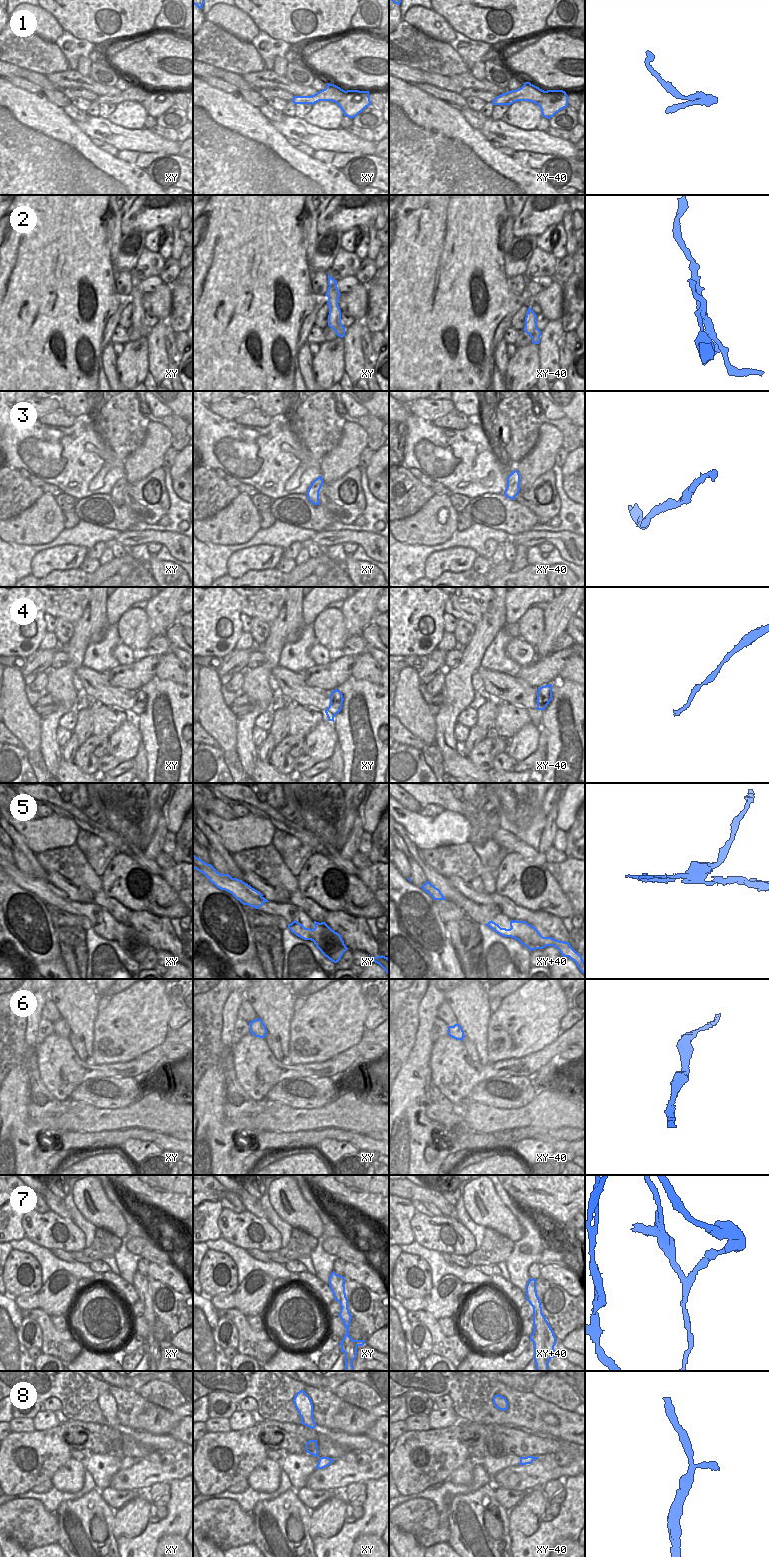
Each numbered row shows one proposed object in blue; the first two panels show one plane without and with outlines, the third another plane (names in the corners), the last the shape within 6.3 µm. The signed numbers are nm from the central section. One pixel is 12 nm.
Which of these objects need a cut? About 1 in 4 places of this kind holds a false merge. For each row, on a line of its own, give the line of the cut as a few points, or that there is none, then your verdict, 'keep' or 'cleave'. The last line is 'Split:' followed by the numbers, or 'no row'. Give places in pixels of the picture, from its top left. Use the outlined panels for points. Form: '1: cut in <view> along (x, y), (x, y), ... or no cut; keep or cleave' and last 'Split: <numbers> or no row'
1: cut in xy along (346, 91), (346, 94), (336, 103); cleave
2: no cut; keep
3: no cut; keep
4: no cut; keep
5: cut in xy+40 along (508, 929), (516, 936), (520, 936), (542, 948); cleave
6: no cut; keep
7: cut in xy+40 along (545, 1320), (544, 1357), (547, 1362); cleave
8: no cut; keep
Split: 1, 5, 7

